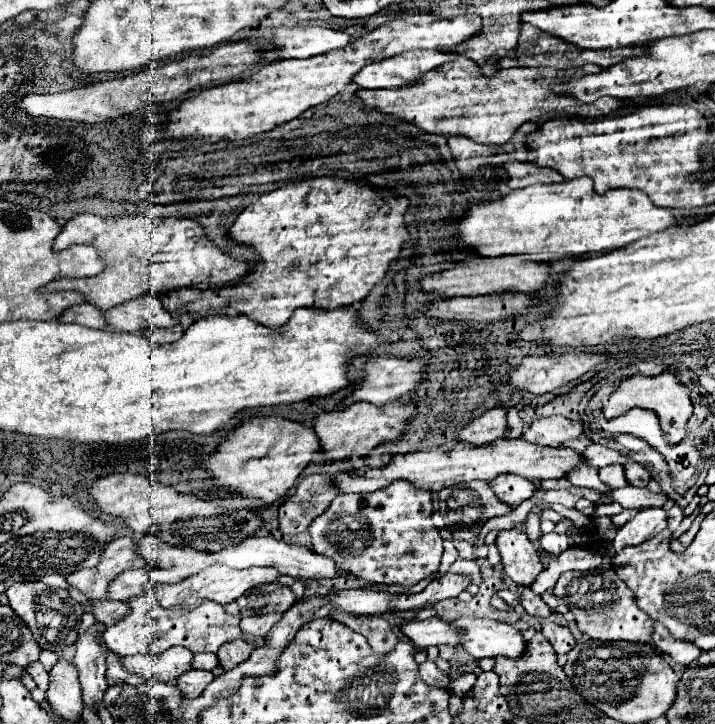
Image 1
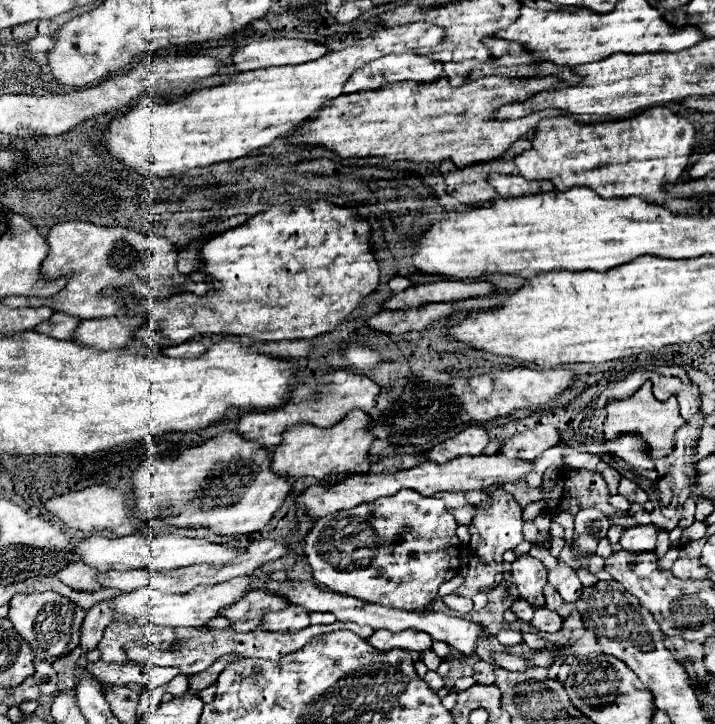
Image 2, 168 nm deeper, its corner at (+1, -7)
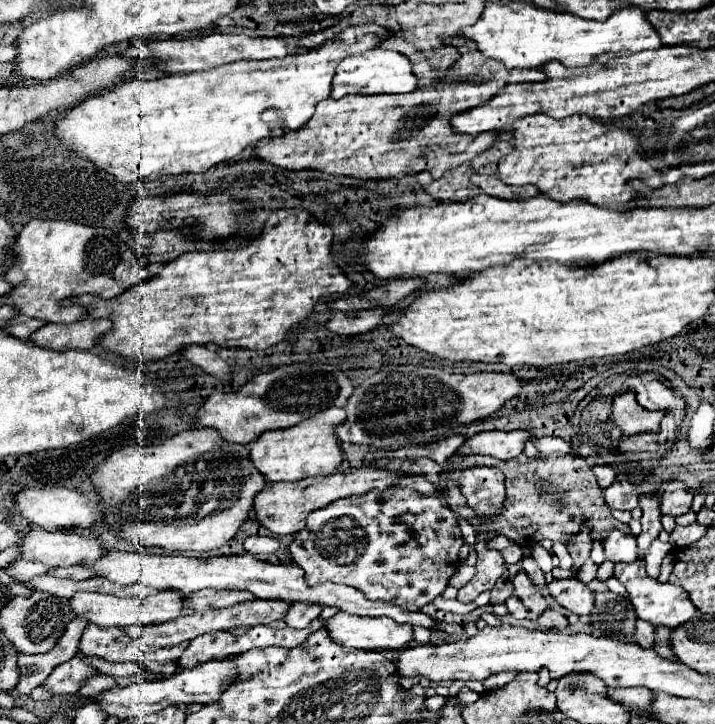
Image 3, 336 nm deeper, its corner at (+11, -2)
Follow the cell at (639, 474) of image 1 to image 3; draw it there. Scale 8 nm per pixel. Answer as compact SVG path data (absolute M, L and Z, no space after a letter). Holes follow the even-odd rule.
M615 481L611 487L605 489L605 503L611 509L621 509L621 511L631 511L639 503L639 491L633 483L629 481Z

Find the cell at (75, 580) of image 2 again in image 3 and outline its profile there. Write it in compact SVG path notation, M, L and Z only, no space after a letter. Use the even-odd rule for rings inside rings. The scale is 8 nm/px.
M17 559L13 561L9 567L5 567L5 571L19 583L25 583L29 581L31 577L37 577L37 575L43 575L49 571L49 567L41 565L41 563L29 563L29 561L23 561L23 559Z

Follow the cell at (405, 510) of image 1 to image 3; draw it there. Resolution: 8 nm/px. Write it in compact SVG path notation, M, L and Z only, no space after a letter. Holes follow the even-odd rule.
M389 487L389 491L373 489L361 497L339 499L321 511L313 511L307 517L305 529L295 533L289 547L293 561L305 571L309 585L325 581L341 583L363 591L371 601L387 601L407 611L421 611L449 585L447 581L459 565L463 535L459 515L451 511L441 497L427 497L409 487Z

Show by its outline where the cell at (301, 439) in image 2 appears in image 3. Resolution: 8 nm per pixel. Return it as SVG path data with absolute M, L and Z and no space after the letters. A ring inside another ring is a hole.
M329 407L313 419L305 419L289 429L265 431L259 439L249 443L249 459L267 481L301 481L313 475L329 475L341 465L341 447L335 435L337 423L345 419L345 411Z

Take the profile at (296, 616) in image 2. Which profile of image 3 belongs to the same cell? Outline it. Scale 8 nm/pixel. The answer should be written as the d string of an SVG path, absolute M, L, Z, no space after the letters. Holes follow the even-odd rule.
M295 603L289 613L285 615L285 623L293 629L303 629L307 627L313 619L317 619L321 615L323 607L317 603Z

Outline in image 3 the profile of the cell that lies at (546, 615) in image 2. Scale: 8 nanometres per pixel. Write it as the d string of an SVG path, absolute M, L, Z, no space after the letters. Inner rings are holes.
M545 611L541 617L539 617L539 627L543 629L543 631L559 631L559 629L565 629L567 625L569 625L569 621L567 621L567 617L565 615L561 615L559 611Z

